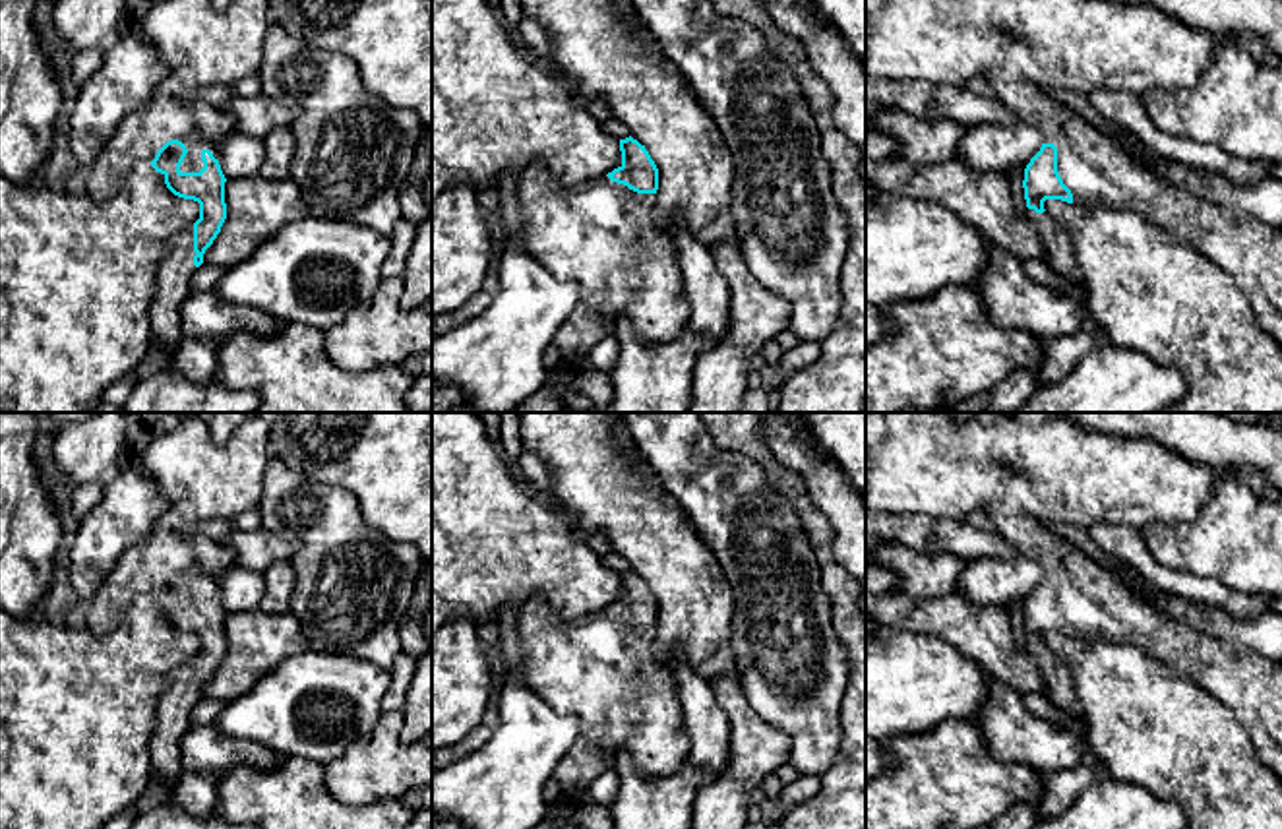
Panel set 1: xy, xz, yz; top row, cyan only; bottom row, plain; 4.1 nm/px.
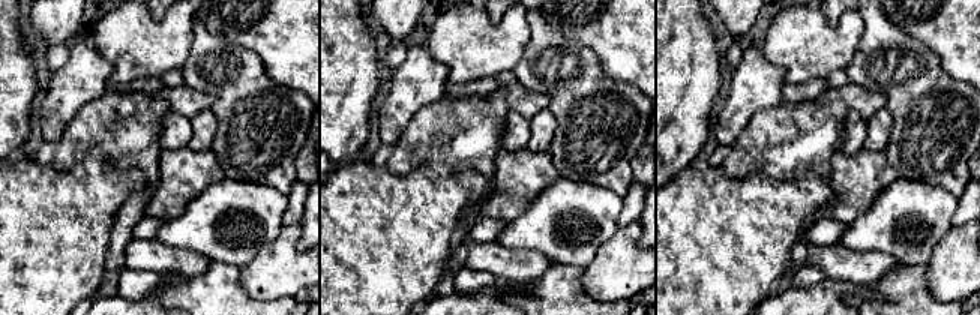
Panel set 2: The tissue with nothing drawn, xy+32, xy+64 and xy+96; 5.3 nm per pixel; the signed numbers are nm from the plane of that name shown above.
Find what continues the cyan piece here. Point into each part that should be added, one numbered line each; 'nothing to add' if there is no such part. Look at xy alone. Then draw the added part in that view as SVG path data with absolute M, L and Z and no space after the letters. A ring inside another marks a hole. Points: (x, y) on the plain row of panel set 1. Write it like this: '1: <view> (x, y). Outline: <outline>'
1: xy (198, 558). Outline: M155 529L145 540L122 552L112 571L89 600L87 629L97 635L112 633L128 616L137 597L151 597L170 573L186 579L180 606L203 602L201 585L209 583L219 595L221 575L234 566L236 556L225 542L205 535L182 535Z
2: xy (171, 721). Outline: M188 660L176 666L163 686L153 719L149 744L153 777L170 788L170 796L174 796L174 786L184 771L180 763L180 740L192 726L194 690L194 660Z

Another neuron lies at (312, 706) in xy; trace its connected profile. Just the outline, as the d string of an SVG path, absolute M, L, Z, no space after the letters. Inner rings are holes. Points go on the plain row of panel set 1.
M306 649L259 678L246 695L227 701L215 726L283 757L325 765L376 726L389 682L389 670L364 659Z

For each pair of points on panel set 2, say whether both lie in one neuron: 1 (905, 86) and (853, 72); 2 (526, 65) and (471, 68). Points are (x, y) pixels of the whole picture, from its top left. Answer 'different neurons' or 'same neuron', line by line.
1: same neuron
2: different neurons

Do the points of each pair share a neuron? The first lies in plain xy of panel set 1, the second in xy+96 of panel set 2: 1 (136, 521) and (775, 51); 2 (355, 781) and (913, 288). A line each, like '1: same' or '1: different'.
1: different
2: different

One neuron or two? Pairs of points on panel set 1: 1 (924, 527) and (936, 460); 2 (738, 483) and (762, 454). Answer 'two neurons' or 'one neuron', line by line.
1: two neurons
2: two neurons

